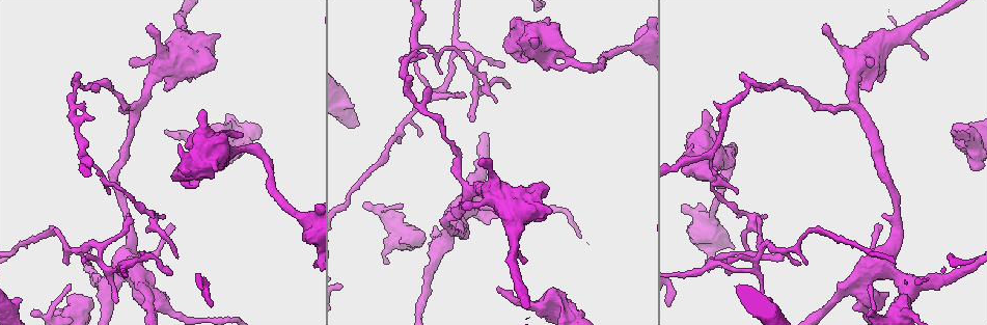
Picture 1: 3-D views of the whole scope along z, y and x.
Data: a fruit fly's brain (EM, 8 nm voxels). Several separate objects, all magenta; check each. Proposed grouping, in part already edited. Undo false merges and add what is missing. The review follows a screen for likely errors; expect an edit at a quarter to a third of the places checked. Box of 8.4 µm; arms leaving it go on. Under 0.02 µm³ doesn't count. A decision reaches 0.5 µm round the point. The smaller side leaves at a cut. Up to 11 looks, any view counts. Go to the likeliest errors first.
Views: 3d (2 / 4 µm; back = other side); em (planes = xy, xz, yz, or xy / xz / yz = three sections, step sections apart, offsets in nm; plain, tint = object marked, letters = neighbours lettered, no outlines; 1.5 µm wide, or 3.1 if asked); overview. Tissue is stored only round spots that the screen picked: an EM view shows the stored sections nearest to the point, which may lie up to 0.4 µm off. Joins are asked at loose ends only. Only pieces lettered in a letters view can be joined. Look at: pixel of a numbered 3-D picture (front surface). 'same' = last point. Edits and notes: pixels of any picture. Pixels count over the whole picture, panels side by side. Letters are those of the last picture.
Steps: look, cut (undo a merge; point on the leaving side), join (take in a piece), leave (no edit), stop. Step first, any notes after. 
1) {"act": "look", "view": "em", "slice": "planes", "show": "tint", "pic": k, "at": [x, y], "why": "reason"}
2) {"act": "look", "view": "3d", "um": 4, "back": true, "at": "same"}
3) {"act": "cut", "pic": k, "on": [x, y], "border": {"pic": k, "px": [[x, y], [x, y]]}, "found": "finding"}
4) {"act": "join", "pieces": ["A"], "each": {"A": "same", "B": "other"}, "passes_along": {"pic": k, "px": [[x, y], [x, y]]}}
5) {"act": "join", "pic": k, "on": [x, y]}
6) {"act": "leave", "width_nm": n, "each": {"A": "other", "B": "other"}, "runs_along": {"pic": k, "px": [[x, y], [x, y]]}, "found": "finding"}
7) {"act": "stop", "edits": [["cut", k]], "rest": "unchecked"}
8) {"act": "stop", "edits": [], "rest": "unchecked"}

{"act": "look", "view": "em", "slice": "yz", "step": 8, "show": "tint", "pic": 1, "at": [164, 132], "why": "branch stops here"}

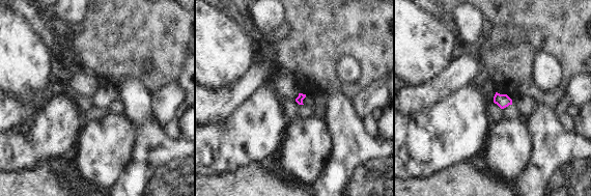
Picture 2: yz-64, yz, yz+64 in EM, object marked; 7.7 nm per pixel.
{"act": "look", "view": "em", "slice": "planes", "show": "letters", "at": "same"}

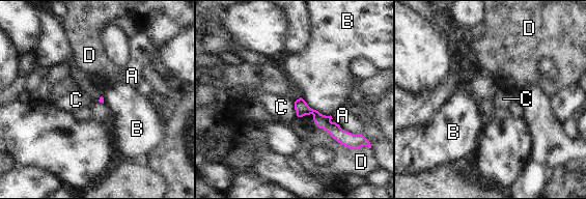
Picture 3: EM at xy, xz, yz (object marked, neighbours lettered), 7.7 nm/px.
{"act": "leave", "each": {"A": "other", "B": "other", "C": "other", "D": "other"}, "found": "no lettered piece goes on from it"}

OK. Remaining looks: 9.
{"act": "look", "view": "em", "slice": "yz", "step": 4, "show": "letters", "pic": 1, "at": [171, 274], "why": "tapers out"}

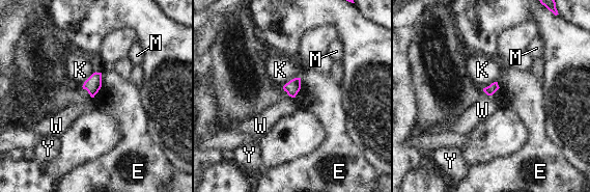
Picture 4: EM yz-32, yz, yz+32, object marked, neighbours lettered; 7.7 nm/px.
{"act": "look", "view": "em", "slice": "planes", "show": "letters", "at": "same"}

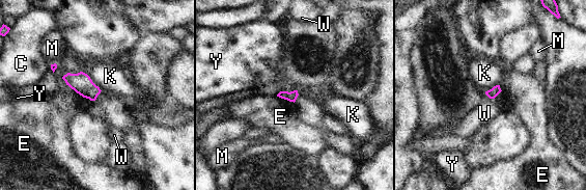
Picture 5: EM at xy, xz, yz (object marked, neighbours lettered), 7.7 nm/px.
{"act": "leave", "each": {"C": "other", "E": "other", "K": "other", "M": "other", "W": "other", "Y": "other"}, "found": "no lettered piece goes on from it"}

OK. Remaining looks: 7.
{"act": "look", "view": "em", "slice": "yz", "step": 8, "show": "tint", "pic": 1, "at": [733, 166], "why": "stops while still wide"}

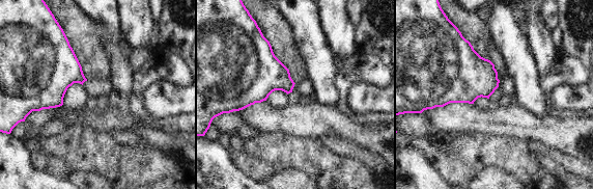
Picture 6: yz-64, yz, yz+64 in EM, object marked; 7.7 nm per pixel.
{"act": "look", "view": "em", "slice": "planes", "show": "tint", "at": "same"}

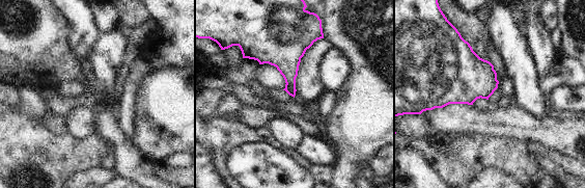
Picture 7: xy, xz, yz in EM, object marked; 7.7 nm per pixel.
{"act": "look", "view": "em", "slice": "planes", "show": "letters", "at": "same", "why": "what lies round it"}

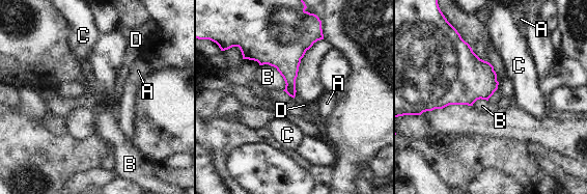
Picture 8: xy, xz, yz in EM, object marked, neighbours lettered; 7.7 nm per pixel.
{"act": "leave", "each": {"A": "other", "B": "other", "C": "other", "D": "other"}, "found": "none of them fits"}

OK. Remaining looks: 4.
{"act": "look", "view": "em", "slice": "yz", "step": 4, "show": "tint", "pic": 1, "at": [75, 94], "why": "thin neck"}

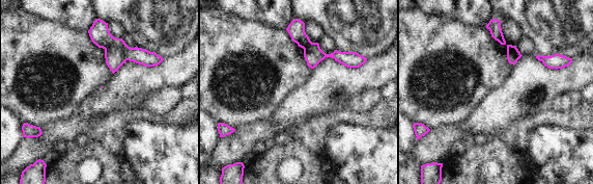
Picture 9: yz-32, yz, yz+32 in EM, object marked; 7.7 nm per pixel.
{"act": "look", "view": "em", "slice": "planes", "show": "tint", "at": "same"}

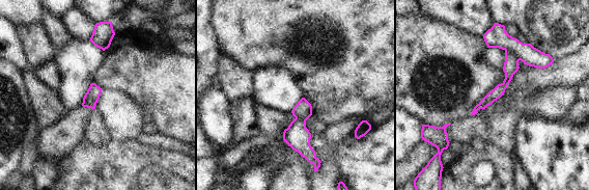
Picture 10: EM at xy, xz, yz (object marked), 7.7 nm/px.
{"act": "look", "view": "em", "slice": "planes", "show": "letters", "at": "same", "why": "what lies round it"}

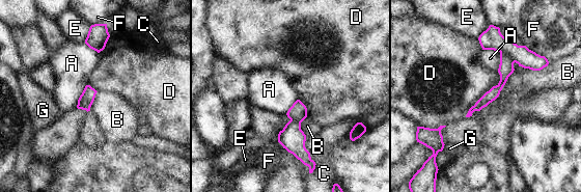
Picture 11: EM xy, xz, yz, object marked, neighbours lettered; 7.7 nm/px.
{"act": "cut", "pic": 11, "on": [505, 69], "longest_contact_nm": ["B", 480], "each": {"A": "other", "B": "other", "C": "other", "D": "other", "E": "other", "F": "other", "G": "other"}, "part_leaving": {"pic": 11, "px": [[504, 55], [501, 84], [474, 108]]}, "found": "two neurons meet here"}

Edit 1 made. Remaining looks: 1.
{"act": "stop", "edits": [["cut", 11]], "rest": "unchecked"}

